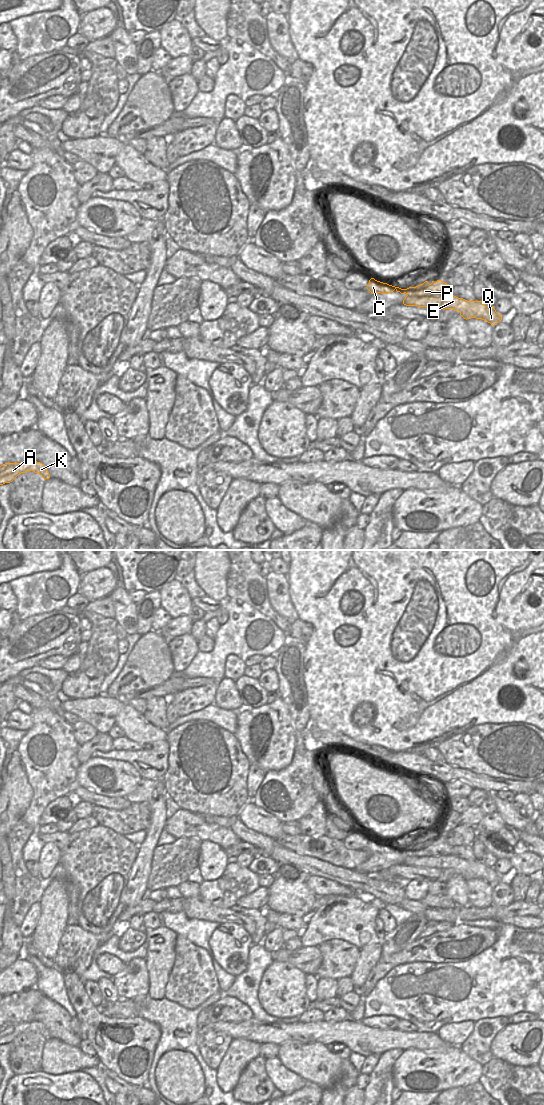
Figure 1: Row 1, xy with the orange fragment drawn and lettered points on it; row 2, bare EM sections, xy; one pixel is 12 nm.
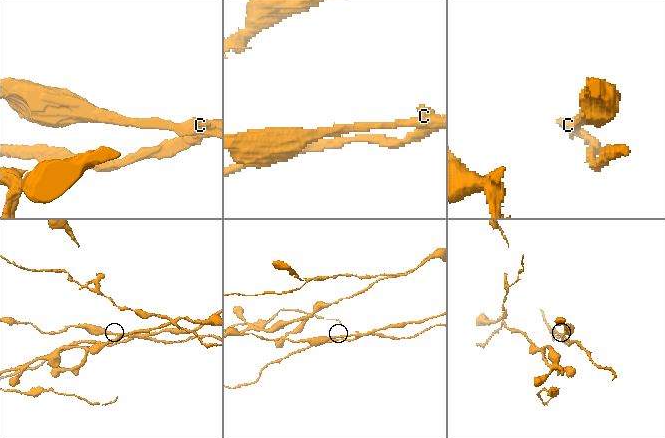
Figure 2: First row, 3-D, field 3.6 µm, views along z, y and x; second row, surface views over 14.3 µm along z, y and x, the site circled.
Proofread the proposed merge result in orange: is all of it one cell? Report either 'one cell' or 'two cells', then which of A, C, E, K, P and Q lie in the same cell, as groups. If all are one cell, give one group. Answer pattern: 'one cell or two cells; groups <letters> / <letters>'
two cells; groups A K P / C E Q

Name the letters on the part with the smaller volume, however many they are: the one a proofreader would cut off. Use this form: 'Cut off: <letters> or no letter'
Cut off: C, E, Q

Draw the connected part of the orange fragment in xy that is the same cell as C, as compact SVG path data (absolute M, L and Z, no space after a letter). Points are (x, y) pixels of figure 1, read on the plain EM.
M371 838L369 840L369 843L366 848L371 852L371 854L375 853L388 854L393 852L394 850L400 852L401 854L404 854L406 852L406 849L401 849L399 847L395 847L387 843L377 841L374 838Z

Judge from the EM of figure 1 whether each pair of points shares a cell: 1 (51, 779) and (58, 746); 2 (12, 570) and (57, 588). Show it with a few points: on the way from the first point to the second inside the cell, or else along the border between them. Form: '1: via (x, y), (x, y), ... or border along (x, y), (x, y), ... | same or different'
1: via (51, 771), (51, 763), (56, 754) | same
2: border along (49, 570), (41, 570), (20, 576), (10, 582) | different

